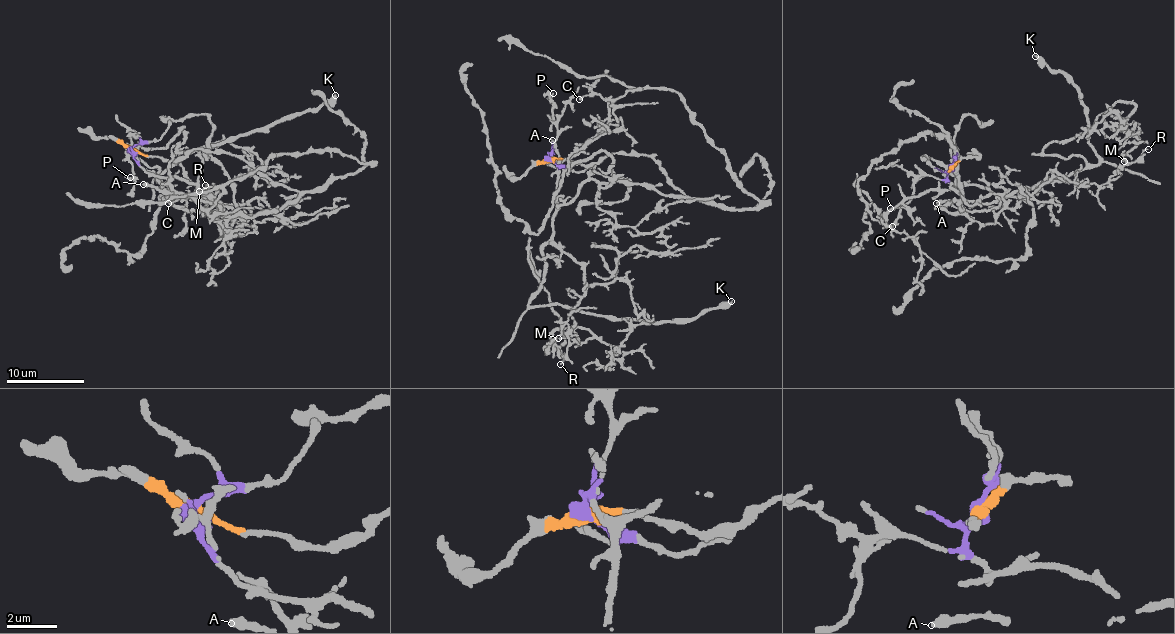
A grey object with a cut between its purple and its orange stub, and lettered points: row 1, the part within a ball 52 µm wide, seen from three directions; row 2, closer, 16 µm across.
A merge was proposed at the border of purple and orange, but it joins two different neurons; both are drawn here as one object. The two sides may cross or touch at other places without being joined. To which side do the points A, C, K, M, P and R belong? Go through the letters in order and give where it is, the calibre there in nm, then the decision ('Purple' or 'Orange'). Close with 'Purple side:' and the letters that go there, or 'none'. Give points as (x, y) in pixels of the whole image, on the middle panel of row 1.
A: Place: (552, 140). Thickness 380 nm. Orange
C: Place: (579, 99). Thickness 160 nm. Purple
K: Place: (731, 301). Thickness 360 nm. Purple
M: Place: (558, 338). Thickness 110 nm. Purple
P: Place: (553, 93). Thickness 200 nm. Purple
R: Place: (560, 364). Thickness 150 nm. Purple
Purple side: C, K, M, P, R

